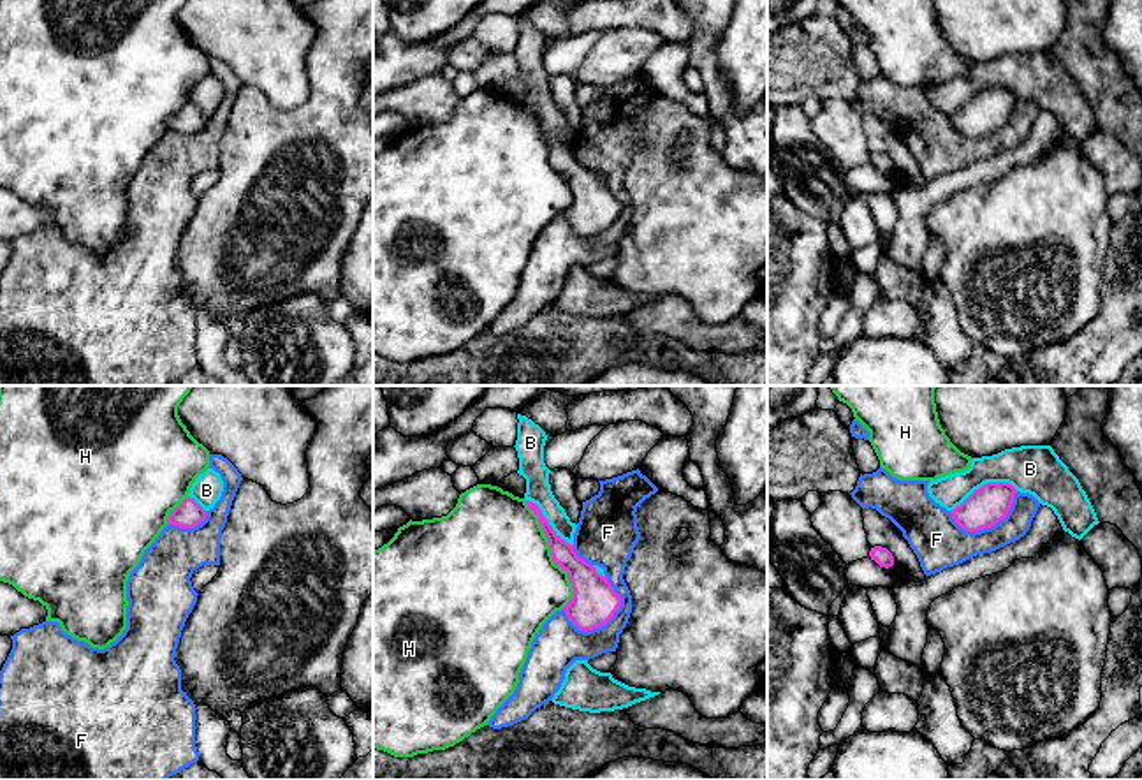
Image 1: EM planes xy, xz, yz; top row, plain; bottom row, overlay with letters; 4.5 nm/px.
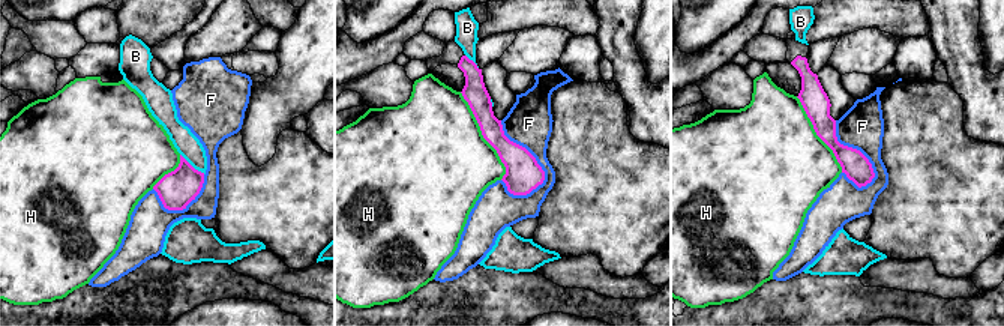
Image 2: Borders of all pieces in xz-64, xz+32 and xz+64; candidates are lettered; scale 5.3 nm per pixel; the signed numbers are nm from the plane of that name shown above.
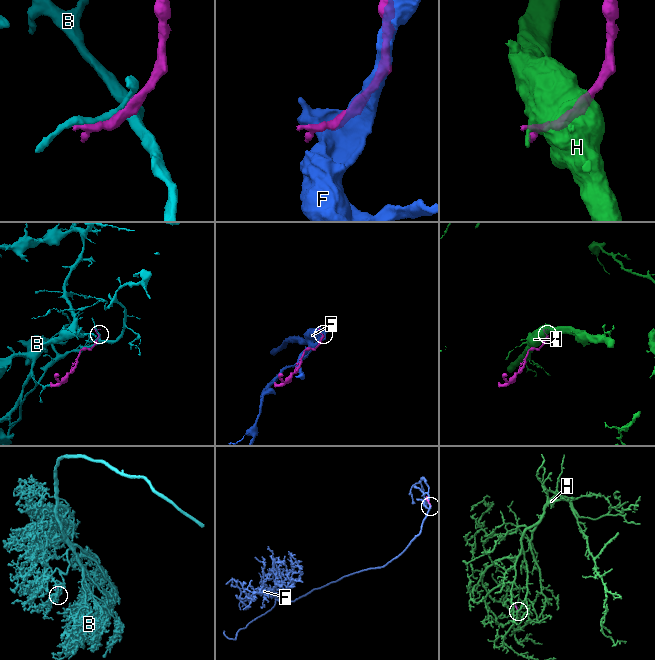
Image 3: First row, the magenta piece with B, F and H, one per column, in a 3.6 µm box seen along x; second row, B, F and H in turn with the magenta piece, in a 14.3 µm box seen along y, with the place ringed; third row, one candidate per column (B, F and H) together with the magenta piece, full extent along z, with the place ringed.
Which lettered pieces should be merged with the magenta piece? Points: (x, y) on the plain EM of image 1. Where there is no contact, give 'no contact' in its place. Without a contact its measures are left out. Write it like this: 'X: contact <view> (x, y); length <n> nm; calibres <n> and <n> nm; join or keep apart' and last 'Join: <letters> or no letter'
B: contact yz (984, 90); length 320 nm; calibres 180 and 220 nm; keep apart
F: contact xz (614, 217); length 280 nm; calibres 200 and 150 nm; keep apart
H: contact xz (551, 159); length 550 nm; calibres 170 and 500 nm; keep apart
Join: no letter

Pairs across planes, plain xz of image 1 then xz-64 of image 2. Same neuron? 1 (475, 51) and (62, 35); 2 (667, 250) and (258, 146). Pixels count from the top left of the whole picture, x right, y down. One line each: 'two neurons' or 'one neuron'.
1: one neuron
2: two neurons

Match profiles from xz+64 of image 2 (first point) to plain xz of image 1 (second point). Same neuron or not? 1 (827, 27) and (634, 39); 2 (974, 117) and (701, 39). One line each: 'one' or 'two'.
1: two
2: one

